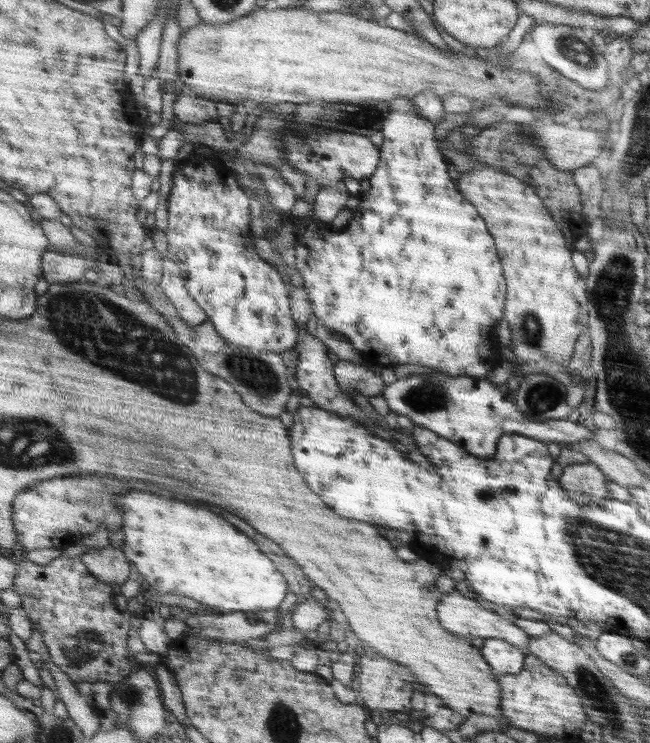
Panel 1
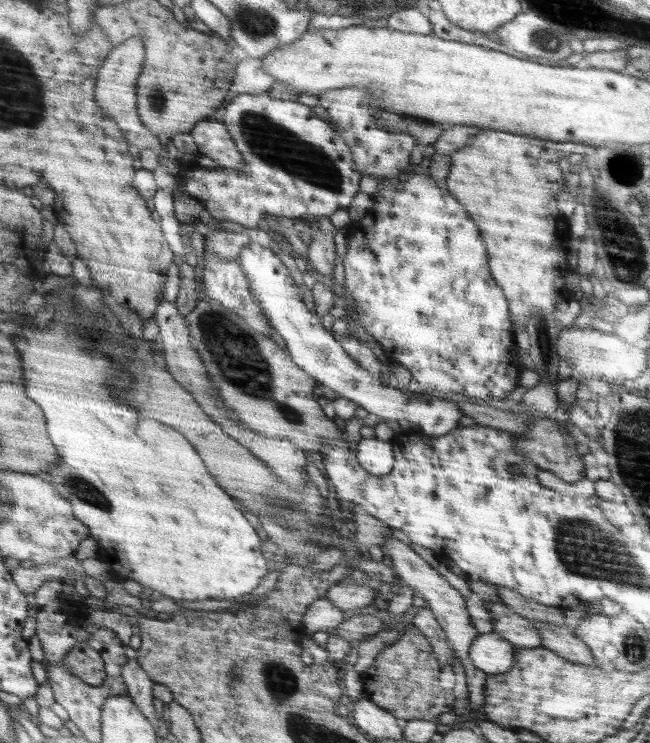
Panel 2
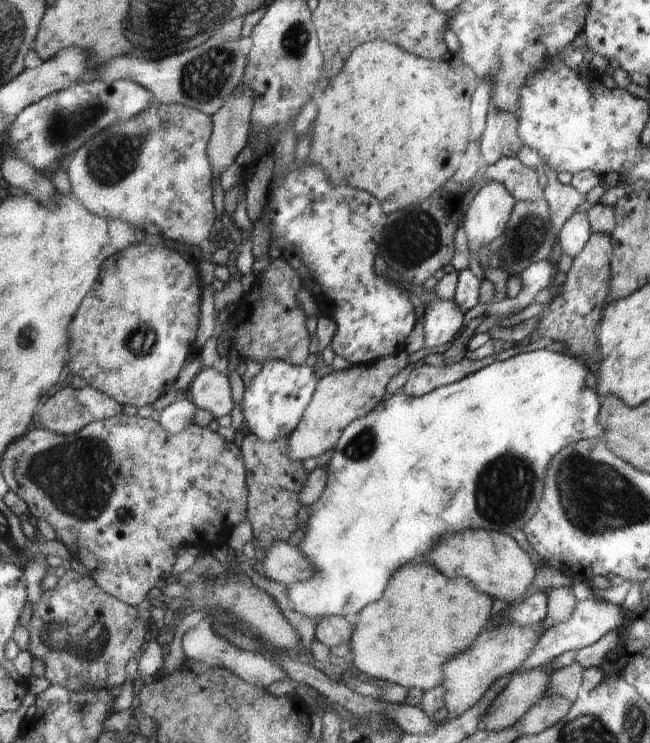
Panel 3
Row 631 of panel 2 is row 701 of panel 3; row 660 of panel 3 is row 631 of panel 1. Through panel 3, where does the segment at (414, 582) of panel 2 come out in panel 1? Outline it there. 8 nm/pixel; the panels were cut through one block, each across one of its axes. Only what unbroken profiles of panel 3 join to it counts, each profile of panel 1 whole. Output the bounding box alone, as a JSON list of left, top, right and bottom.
[440,592,532,656]

